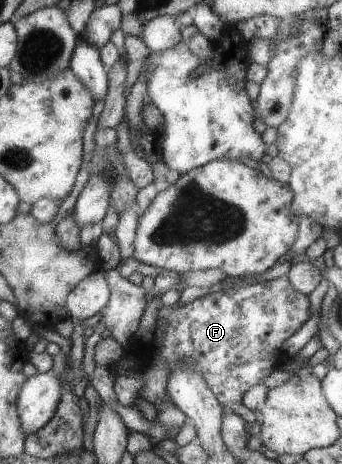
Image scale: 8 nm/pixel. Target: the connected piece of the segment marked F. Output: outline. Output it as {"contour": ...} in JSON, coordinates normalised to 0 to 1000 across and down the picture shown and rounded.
{"contour":[[[830,593],[798,603],[728,610],[728,614],[716,614],[716,619],[687,616],[664,625],[649,625],[646,629],[602,634],[599,638],[576,642],[567,649],[553,649],[553,653],[541,653],[541,657],[518,659],[515,653],[506,659],[468,659],[462,670],[459,698],[462,694],[477,694],[482,696],[488,707],[471,720],[462,746],[450,741],[447,724],[442,735],[418,741],[412,737],[395,735],[395,731],[386,728],[383,741],[363,750],[363,765],[371,765],[371,769],[380,767],[404,784],[406,793],[389,797],[386,802],[360,802],[357,806],[333,804],[339,808],[336,817],[330,817],[333,841],[342,849],[342,860],[348,869],[354,869],[354,873],[371,873],[371,877],[392,877],[404,881],[395,875],[395,866],[389,864],[395,864],[398,856],[415,856],[412,836],[418,834],[418,802],[430,797],[436,789],[444,787],[439,776],[450,772],[453,765],[465,763],[465,769],[471,769],[471,782],[485,782],[491,787],[491,793],[497,795],[494,808],[500,808],[500,797],[509,795],[520,780],[526,780],[529,784],[541,784],[538,791],[547,797],[553,797],[556,793],[573,793],[582,802],[588,802],[588,808],[599,815],[605,830],[620,838],[620,845],[629,849],[629,856],[635,856],[640,869],[652,875],[655,886],[673,892],[693,892],[702,901],[713,903],[713,909],[728,920],[743,907],[760,903],[760,899],[746,894],[746,886],[722,879],[711,871],[711,851],[716,851],[716,847],[722,847],[722,841],[734,838],[740,830],[751,830],[751,825],[769,825],[778,819],[778,815],[784,815],[787,808],[792,808],[792,802],[798,797],[822,793],[825,782],[836,778],[833,761],[827,761],[825,756],[827,737],[833,737],[836,731],[845,731],[906,685],[909,672],[904,670],[904,659],[904,638],[898,634],[880,631],[877,627],[868,627],[865,623],[857,623],[857,616],[851,614],[842,593]]]}

